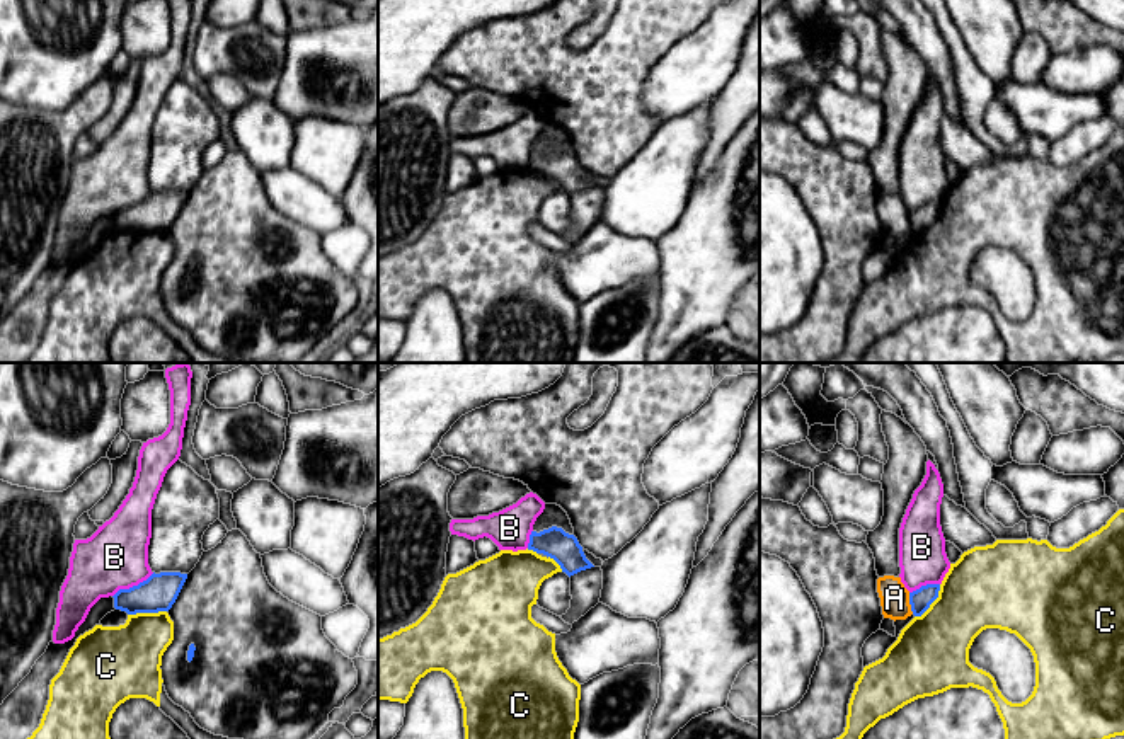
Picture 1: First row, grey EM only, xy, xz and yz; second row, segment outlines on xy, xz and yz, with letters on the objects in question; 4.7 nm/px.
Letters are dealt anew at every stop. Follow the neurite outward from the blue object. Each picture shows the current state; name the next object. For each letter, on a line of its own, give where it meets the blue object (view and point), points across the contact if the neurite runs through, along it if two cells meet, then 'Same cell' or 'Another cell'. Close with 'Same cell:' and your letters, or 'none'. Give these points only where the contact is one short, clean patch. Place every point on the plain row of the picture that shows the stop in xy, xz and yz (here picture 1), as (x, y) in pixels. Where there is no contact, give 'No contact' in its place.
A: Touches blue at yz (910, 222). Boundary: yz (908, 211), (913, 232). Another cell
B: Touches blue at xy (133, 205). Boundary: xy (154, 191), (137, 203), (121, 206), (113, 215). Another cell
C: Touches blue at xy (147, 230). Another cell
Same cell: none

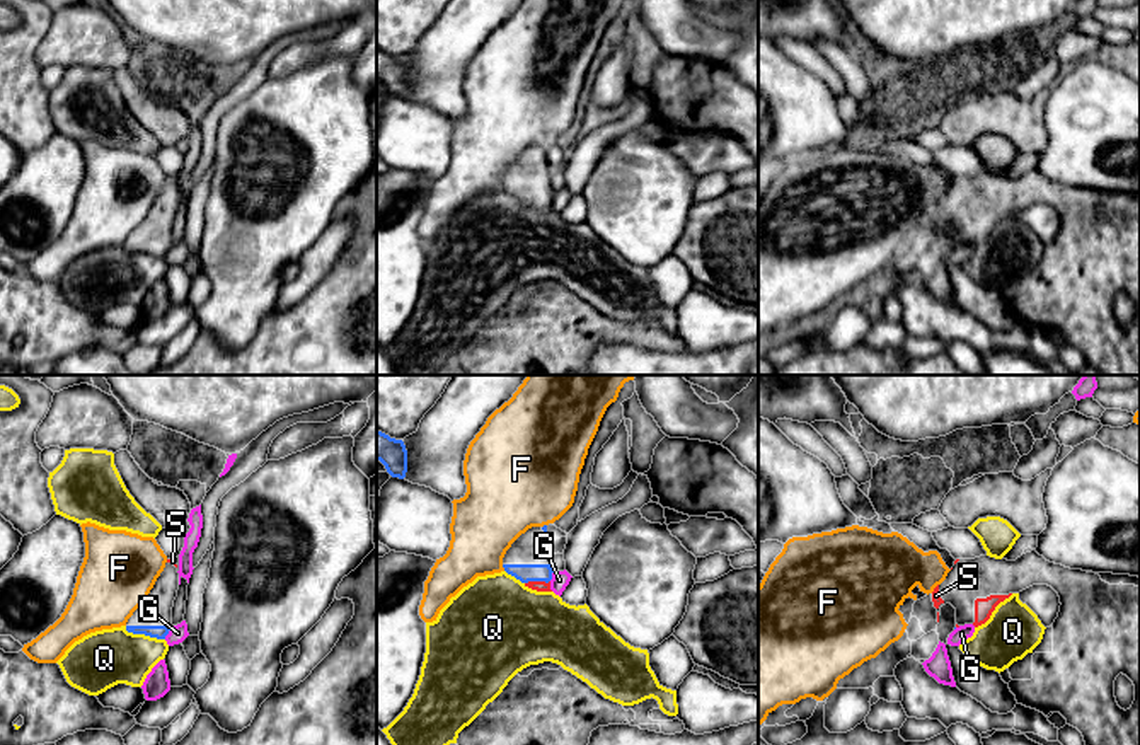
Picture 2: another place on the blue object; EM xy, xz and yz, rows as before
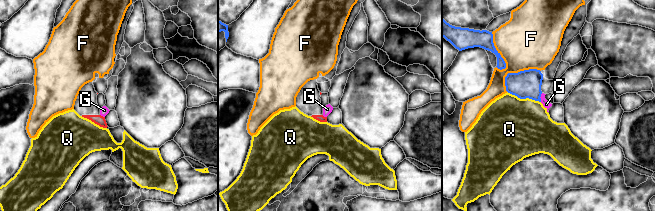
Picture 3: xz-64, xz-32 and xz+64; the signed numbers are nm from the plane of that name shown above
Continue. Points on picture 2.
F: Touches blue at xz (503, 184). Another cell
G: Touches blue at xy (167, 251). Boundary: xy (171, 246), (164, 256). Another cell
Q: Touches blue at xy (143, 251). Another cell
S: Touches blue at xz (537, 198). Same cell
Same cell: S

